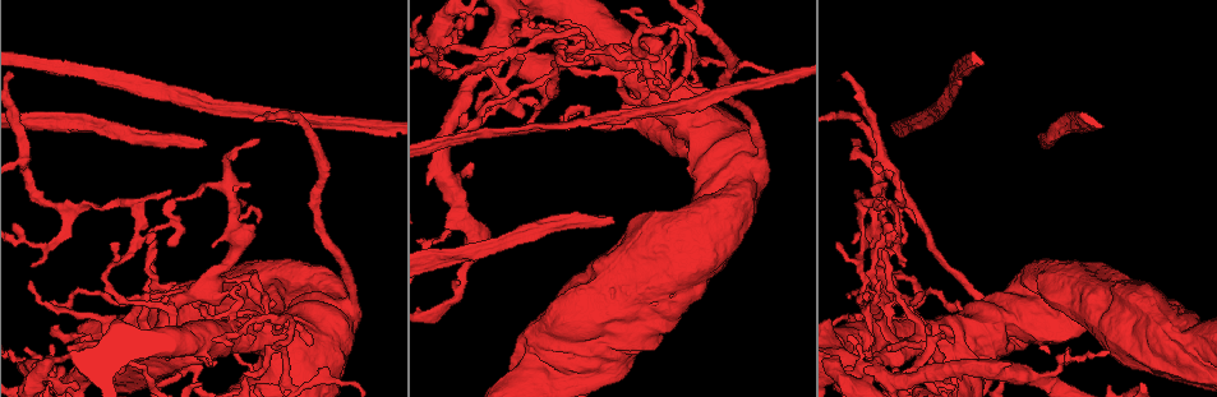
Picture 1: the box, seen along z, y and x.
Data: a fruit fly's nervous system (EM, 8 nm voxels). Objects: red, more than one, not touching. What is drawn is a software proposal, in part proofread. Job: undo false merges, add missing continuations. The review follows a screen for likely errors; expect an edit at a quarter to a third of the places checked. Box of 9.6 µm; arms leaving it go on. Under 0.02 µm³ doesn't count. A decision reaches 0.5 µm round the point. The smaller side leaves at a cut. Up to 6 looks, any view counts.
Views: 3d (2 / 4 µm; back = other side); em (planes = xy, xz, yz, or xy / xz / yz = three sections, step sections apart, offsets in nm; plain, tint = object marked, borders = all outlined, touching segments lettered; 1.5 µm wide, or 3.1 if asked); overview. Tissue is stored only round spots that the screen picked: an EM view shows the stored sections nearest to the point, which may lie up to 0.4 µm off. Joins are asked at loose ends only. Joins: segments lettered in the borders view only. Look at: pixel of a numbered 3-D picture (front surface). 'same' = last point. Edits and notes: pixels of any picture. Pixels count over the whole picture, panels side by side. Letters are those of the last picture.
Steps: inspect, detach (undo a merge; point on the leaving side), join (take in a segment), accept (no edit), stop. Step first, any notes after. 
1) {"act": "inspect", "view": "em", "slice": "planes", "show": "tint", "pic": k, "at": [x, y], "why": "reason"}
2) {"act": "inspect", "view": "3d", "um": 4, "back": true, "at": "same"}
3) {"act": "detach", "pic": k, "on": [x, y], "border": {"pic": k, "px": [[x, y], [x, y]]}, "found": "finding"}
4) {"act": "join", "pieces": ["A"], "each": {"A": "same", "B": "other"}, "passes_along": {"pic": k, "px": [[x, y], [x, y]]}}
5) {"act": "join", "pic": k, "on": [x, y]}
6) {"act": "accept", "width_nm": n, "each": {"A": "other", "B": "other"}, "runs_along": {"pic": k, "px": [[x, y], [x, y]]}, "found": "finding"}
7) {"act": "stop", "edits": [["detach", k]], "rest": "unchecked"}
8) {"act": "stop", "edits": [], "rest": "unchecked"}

{"act": "inspect", "view": "3d", "um": 4, "pic": 1, "at": [615, 221]}

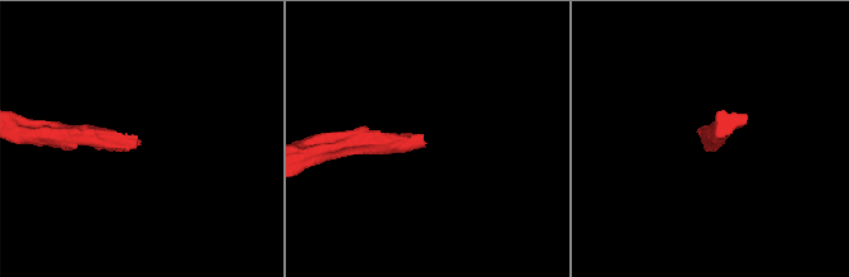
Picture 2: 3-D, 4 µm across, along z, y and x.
{"act": "inspect", "view": "em", "slice": "xz", "step": 4, "show": "tint", "pic": 2, "at": [138, 144], "why": "now the EM"}

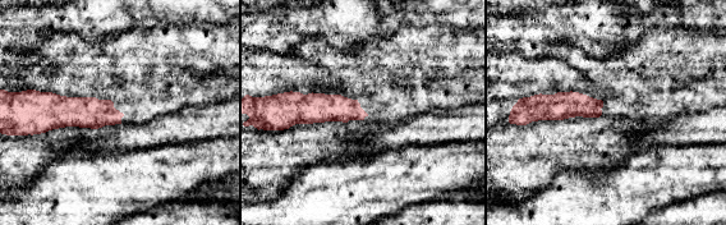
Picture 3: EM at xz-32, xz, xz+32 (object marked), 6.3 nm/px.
{"act": "inspect", "view": "em", "slice": "planes", "show": "borders", "at": "same", "why": "another direction"}

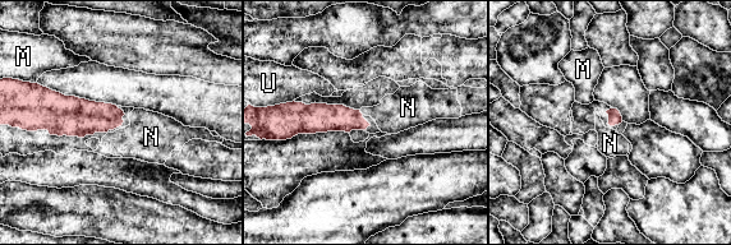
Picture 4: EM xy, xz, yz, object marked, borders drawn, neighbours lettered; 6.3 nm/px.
{"act": "join", "pieces": ["N"], "each": {"M": "other", "N": "same", "U": "other"}, "passes_along": {"pic": 4, "px": [[322, 118], [361, 112], [400, 111]]}, "found": "it goes on there"}

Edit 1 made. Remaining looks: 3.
{"act": "inspect", "view": "overview"}

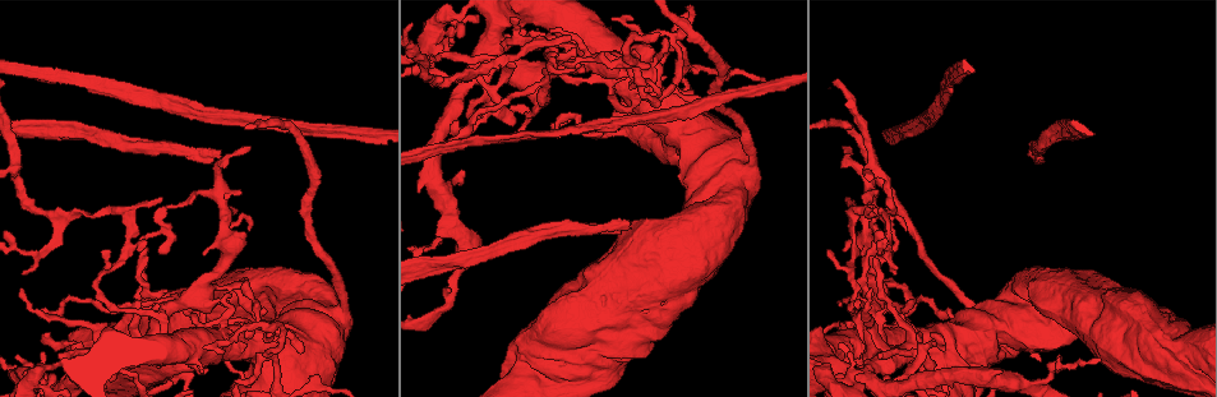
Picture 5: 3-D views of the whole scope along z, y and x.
{"act": "inspect", "view": "3d", "um": 2, "pic": 5, "at": [881, 355], "why": "tapers out"}

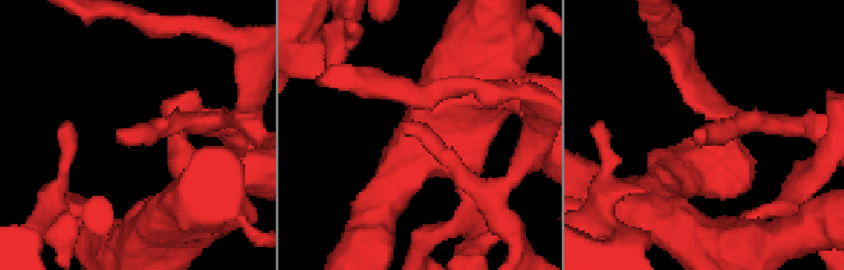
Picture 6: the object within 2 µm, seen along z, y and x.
{"act": "inspect", "view": "em", "slice": "planes", "show": "borders", "pic": 6, "at": [698, 131], "why": "shape alone is not enough"}

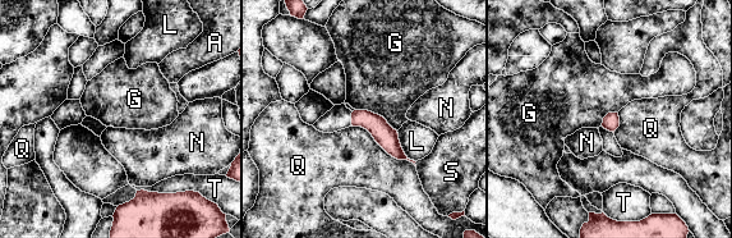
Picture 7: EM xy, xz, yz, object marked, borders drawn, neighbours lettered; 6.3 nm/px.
{"act": "accept", "longest_contact_nm": ["Q", 480], "each": {"A": "other", "G": "other", "L": "other", "N": "other", "Q": "other", "S": "other", "T": "other"}, "runs_along": {"pic": 7, "px": [[354, 115], [367, 119], [401, 156]]}, "found": "no lettered segment goes on from it"}

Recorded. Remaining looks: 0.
{"act": "stop", "edits": [["join", 4]], "rest": "unchecked"}

